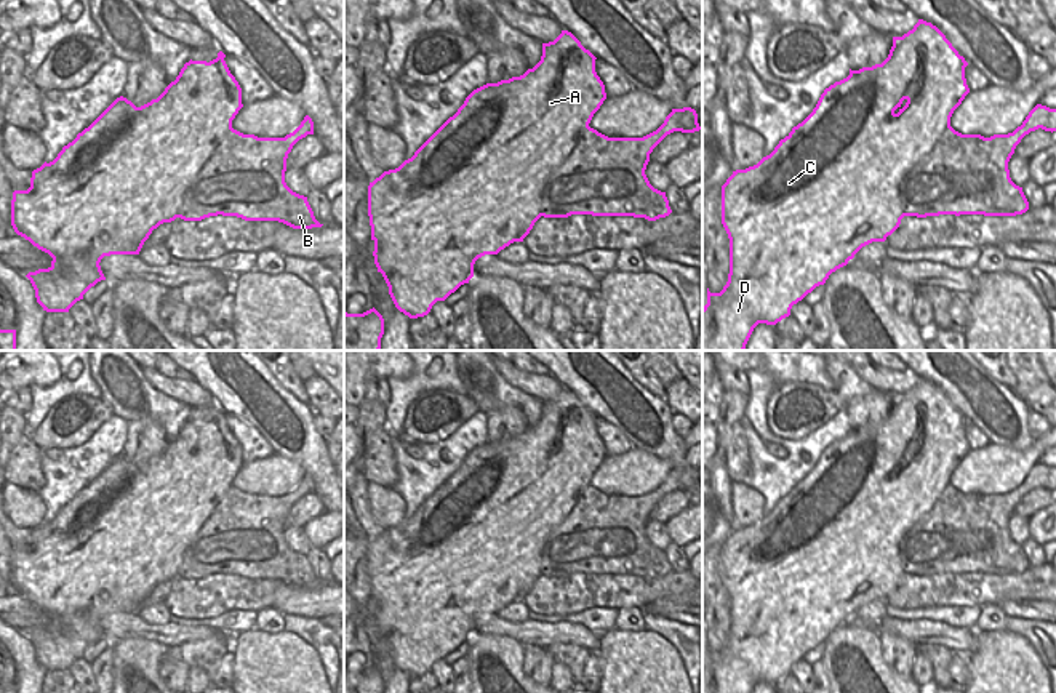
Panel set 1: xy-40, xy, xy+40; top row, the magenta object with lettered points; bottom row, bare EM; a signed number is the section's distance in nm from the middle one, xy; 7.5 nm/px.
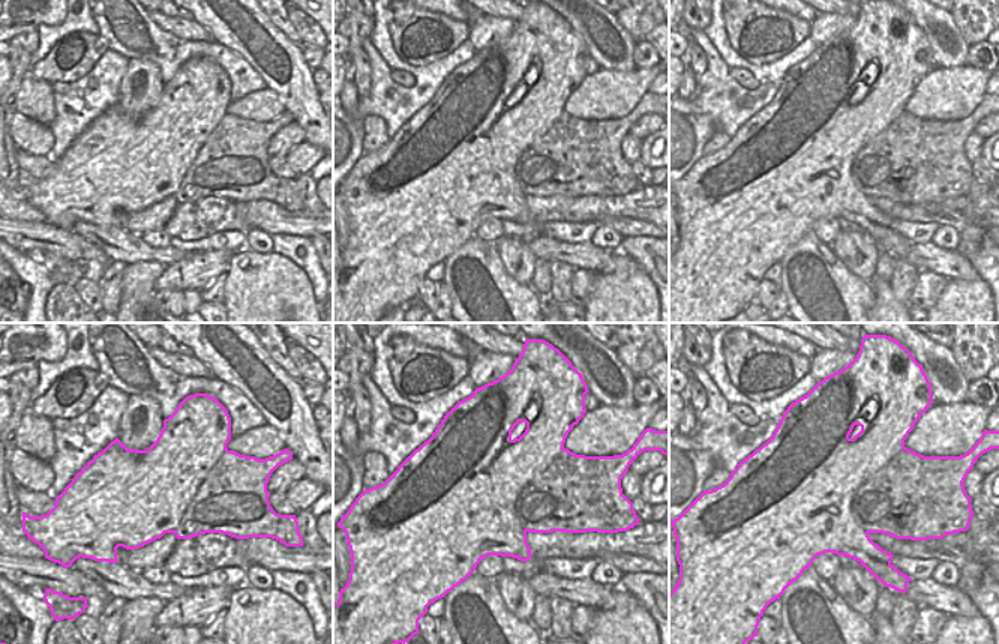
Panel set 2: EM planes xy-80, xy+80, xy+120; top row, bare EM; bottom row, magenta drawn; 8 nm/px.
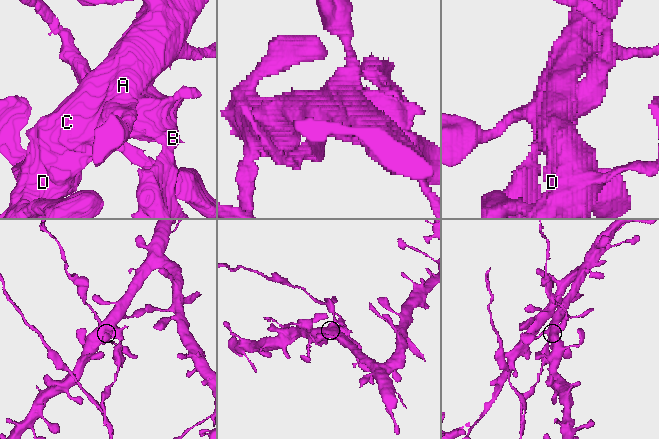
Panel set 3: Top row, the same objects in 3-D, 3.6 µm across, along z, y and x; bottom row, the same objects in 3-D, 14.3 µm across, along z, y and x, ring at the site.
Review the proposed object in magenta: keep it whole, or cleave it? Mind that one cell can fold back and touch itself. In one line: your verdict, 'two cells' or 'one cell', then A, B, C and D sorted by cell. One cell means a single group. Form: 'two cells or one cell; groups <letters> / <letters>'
two cells; groups A C D / B

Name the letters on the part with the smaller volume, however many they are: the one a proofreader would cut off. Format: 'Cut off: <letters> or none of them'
Cut off: B

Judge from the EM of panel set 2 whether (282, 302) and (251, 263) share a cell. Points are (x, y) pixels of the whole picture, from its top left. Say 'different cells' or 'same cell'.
same cell

